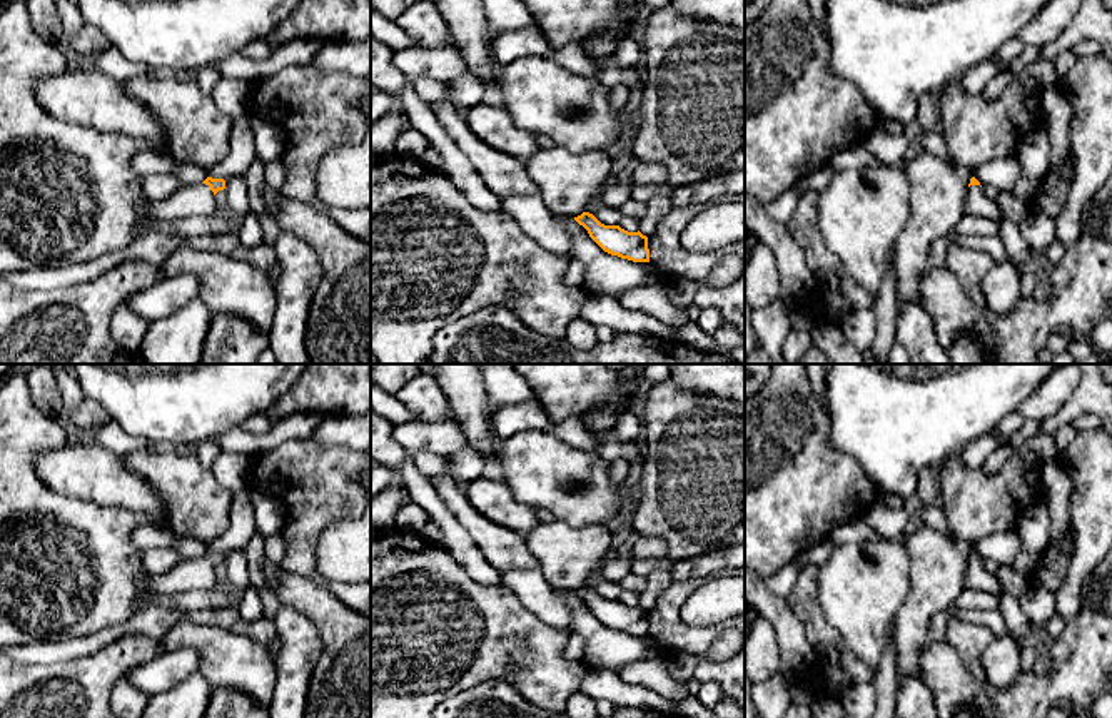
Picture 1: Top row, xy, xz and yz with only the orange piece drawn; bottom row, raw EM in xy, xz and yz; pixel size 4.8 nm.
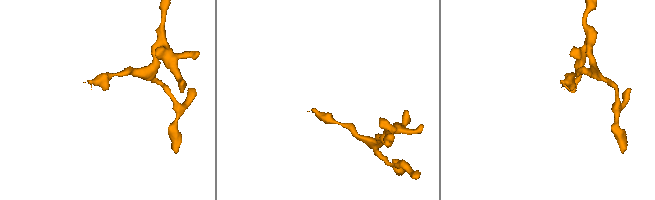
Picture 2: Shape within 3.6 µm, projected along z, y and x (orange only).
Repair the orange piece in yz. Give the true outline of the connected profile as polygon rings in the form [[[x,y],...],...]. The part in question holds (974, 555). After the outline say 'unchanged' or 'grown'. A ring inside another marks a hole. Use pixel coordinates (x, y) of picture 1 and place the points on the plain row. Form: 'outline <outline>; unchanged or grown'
outline [[[975,551],[970,553],[968,566],[965,569],[965,588],[988,591],[997,596],[1003,593],[997,576],[985,568]]]; grown

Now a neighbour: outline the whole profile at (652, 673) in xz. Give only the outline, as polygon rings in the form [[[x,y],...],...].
[[[641,658],[626,665],[618,676],[626,685],[648,688],[668,700],[681,701],[690,696],[688,683],[670,676],[666,660]]]

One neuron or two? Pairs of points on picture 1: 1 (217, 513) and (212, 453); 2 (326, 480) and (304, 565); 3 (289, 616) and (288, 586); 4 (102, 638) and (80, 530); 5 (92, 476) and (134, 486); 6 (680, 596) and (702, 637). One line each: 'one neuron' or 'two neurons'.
1: two neurons
2: one neuron
3: two neurons
4: two neurons
5: one neuron
6: one neuron

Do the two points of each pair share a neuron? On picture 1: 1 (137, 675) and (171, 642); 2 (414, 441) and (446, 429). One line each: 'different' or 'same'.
1: different
2: same

